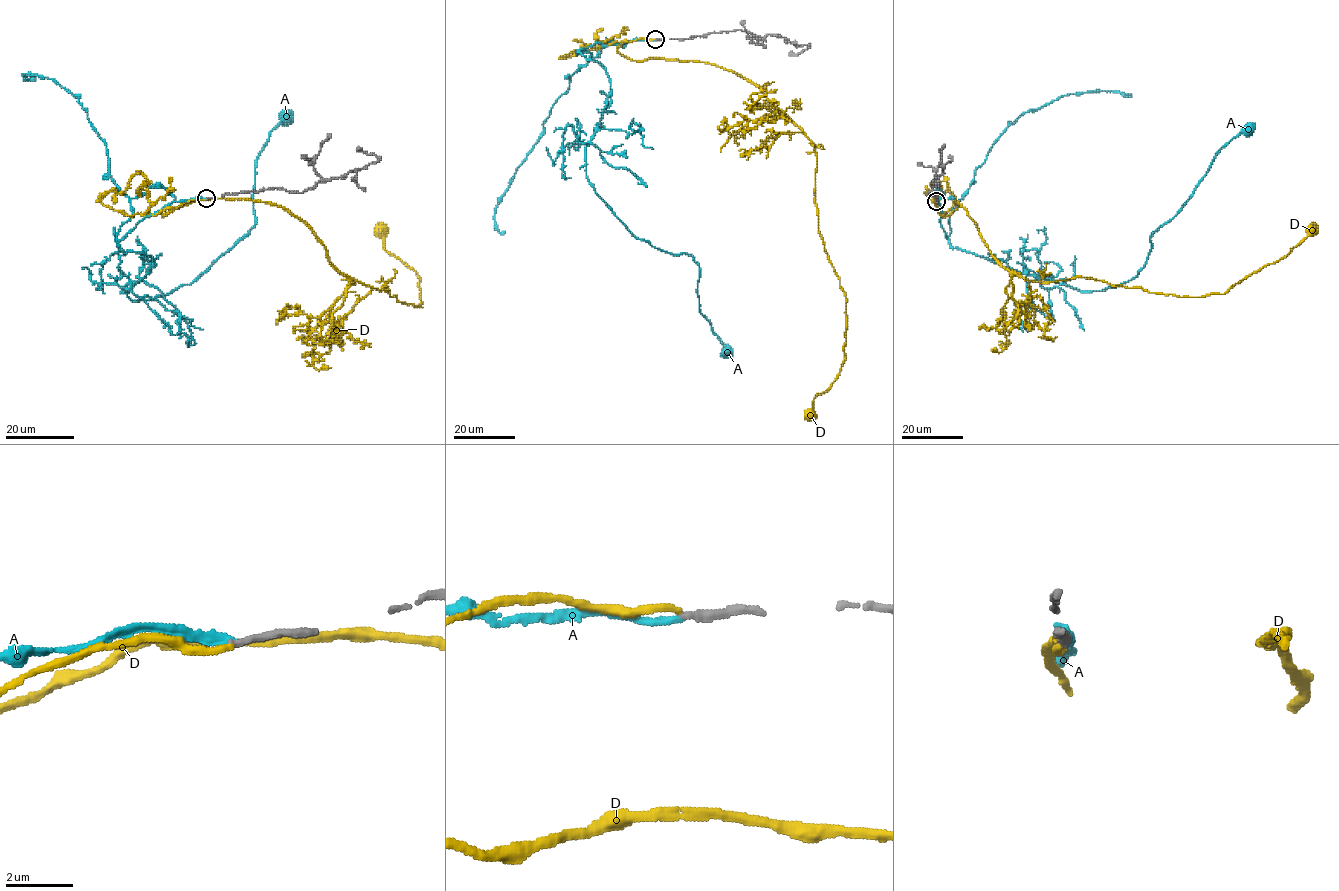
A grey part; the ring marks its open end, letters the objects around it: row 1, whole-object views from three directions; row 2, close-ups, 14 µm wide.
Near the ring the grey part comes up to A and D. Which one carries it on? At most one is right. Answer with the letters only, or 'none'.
none

